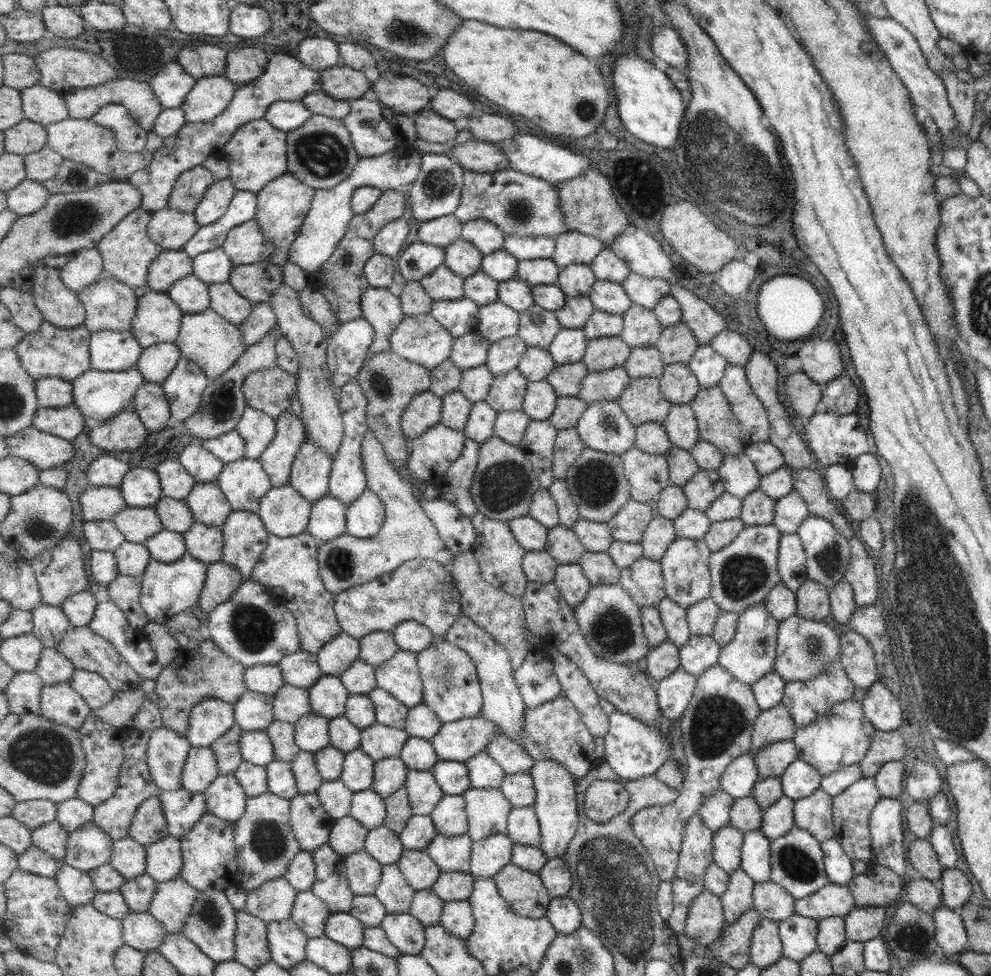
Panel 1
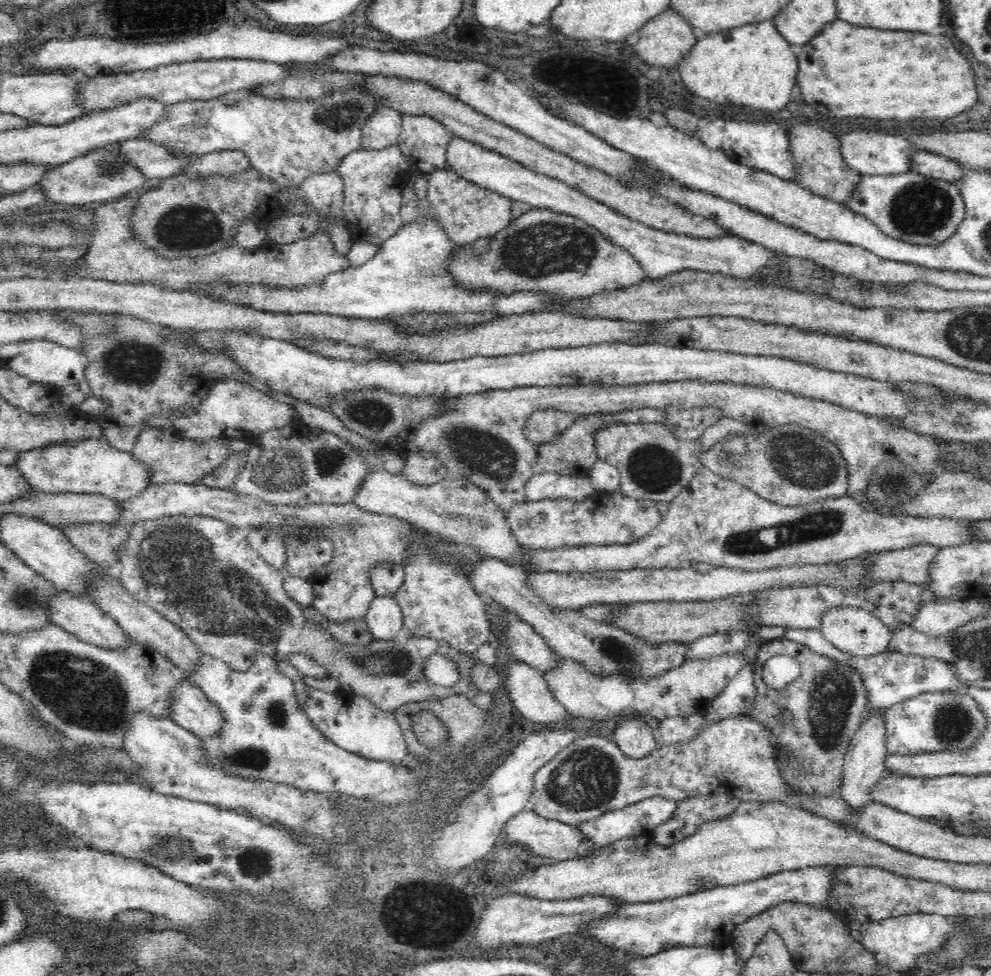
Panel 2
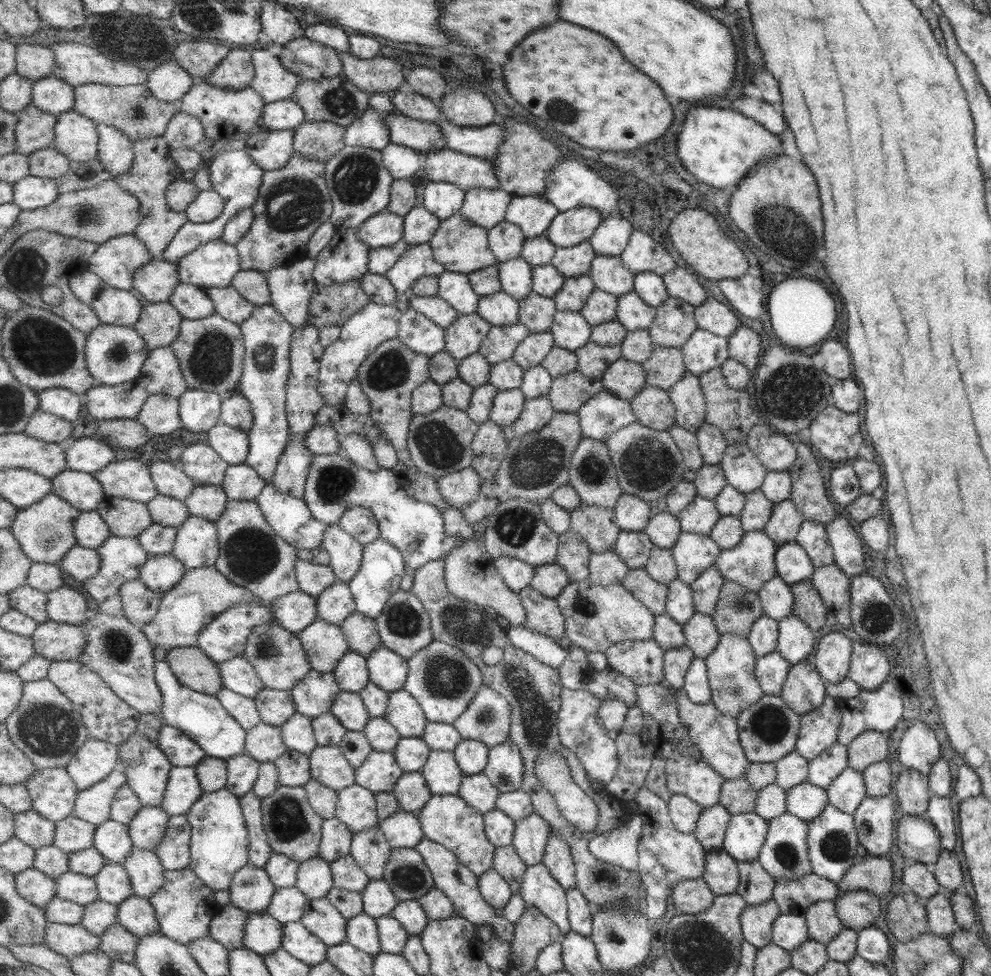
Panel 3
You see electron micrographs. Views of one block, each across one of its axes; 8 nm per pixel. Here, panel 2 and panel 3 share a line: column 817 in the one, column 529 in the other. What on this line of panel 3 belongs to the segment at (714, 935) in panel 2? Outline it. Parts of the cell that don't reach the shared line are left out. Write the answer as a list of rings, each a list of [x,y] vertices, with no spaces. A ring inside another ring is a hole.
[[[539,863],[535,866],[528,866],[523,885],[521,885],[520,896],[527,907],[537,908],[545,914],[560,929],[562,937],[572,932],[566,890],[557,882],[547,865]]]

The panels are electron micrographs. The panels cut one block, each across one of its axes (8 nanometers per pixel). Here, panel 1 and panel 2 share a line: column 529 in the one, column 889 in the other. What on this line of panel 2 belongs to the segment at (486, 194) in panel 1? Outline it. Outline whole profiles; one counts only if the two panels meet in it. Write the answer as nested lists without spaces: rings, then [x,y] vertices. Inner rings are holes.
[[[910,170],[902,172],[902,174],[859,174],[858,182],[855,183],[850,198],[846,198],[843,204],[852,212],[872,221],[884,234],[896,240],[920,244],[921,246],[935,246],[950,238],[964,220],[966,206],[960,189],[956,184],[946,180],[927,177]]]

